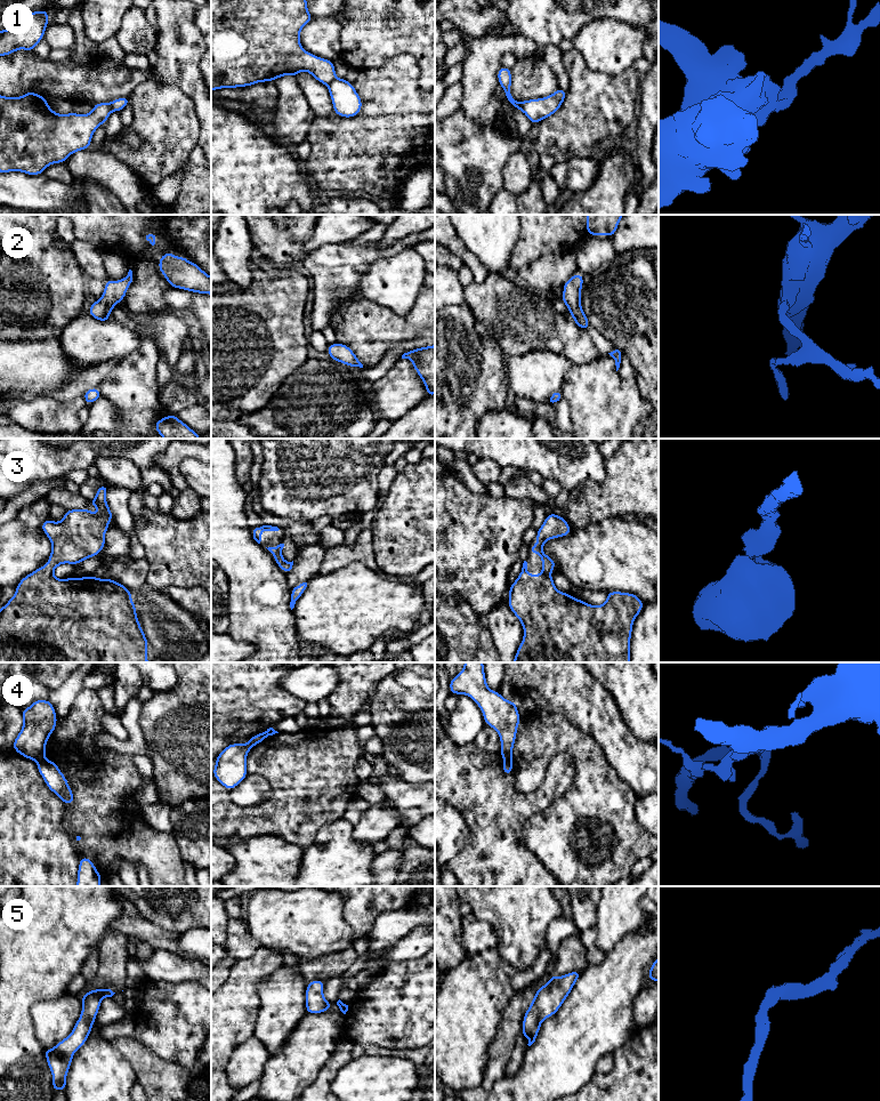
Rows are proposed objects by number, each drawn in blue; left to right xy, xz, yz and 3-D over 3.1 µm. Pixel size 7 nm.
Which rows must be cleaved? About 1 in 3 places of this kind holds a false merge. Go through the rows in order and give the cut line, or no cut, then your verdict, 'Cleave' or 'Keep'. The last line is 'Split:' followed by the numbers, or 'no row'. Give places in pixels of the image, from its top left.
1: Split along xz (336, 78), (327, 83). Cleave
2: No split. Keep
3: No split. Keep
4: Split along xy (43, 757), (38, 763). Cleave
5: No split. Keep
Split: 1, 4

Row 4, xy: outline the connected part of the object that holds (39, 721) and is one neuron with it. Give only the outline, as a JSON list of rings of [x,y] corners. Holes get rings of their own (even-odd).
[[[34,700],[34,702],[29,707],[22,709],[23,715],[23,728],[17,734],[15,741],[13,742],[13,748],[22,756],[40,762],[45,758],[46,744],[50,734],[55,731],[57,724],[57,716],[53,704],[49,700]]]

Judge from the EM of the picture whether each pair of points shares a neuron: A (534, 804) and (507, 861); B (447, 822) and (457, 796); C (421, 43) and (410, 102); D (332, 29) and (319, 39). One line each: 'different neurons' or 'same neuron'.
A: same neuron
B: different neurons
C: different neurons
D: same neuron

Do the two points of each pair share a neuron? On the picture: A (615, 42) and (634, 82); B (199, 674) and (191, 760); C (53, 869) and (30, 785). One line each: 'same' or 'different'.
A: different
B: same
C: same

